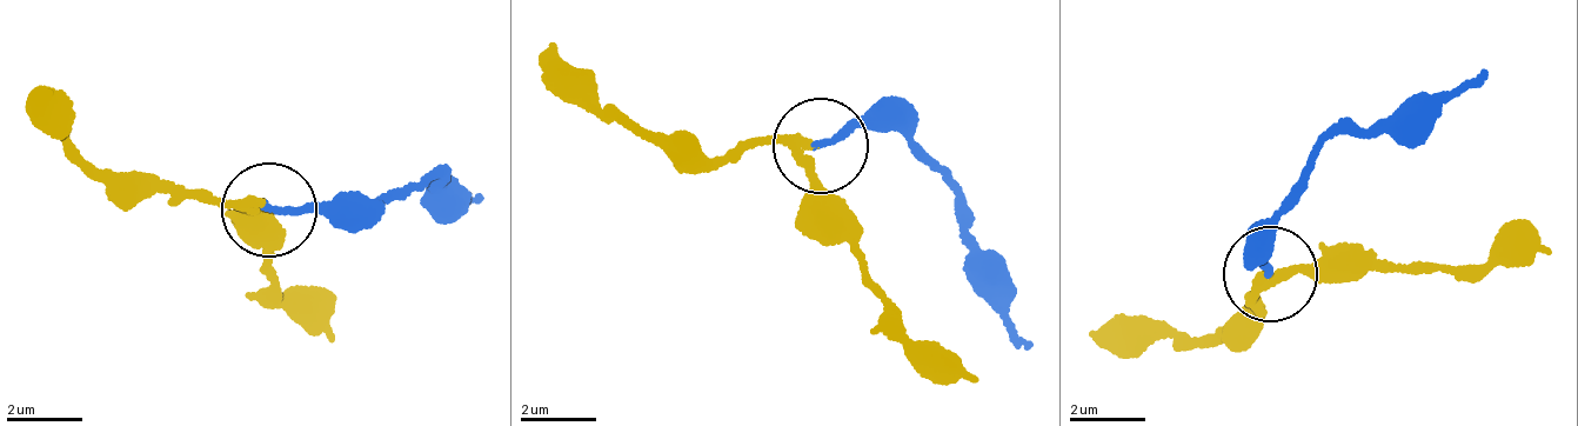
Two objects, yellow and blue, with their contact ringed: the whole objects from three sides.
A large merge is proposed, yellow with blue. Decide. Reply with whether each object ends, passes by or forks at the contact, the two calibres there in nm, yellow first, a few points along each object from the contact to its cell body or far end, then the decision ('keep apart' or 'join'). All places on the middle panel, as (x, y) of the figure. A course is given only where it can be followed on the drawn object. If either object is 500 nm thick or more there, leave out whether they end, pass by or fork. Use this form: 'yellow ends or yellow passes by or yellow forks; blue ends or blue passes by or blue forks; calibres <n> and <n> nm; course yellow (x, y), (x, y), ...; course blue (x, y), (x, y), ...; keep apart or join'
yellow passes by; blue ends; calibres 200 and 190 nm; course yellow (821, 145), (804, 150), (809, 198), (862, 284), (974, 381); course blue (821, 145), (856, 126), (909, 135), (948, 179), (997, 270), (1027, 353); join

